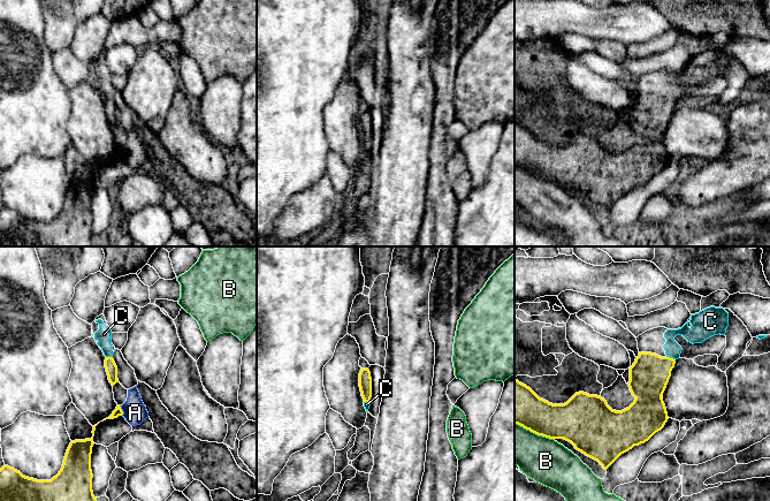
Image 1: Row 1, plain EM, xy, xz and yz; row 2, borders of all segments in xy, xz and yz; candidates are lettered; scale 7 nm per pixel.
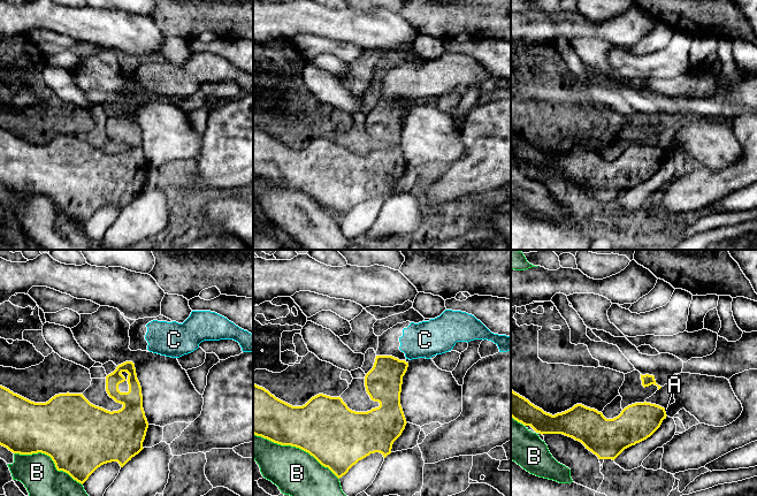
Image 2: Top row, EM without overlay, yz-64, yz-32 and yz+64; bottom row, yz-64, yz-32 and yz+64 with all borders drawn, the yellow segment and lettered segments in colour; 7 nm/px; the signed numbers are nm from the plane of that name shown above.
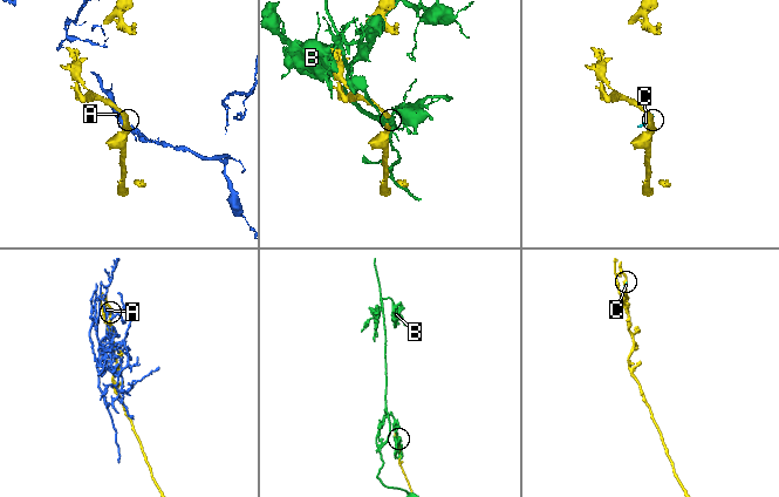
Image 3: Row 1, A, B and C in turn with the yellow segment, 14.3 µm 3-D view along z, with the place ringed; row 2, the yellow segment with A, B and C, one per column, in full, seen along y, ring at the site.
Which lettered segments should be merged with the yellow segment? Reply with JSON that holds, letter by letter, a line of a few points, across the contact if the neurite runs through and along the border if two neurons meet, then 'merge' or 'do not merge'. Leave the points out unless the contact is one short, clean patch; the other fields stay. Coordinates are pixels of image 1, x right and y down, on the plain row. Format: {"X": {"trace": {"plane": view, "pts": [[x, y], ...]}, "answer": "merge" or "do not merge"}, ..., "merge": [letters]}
{"A": {"trace": {"plane": "xy", "pts": [[119, 147], [122, 157]]}, "answer": "do not merge"}, "B": {"answer": "do not merge"}, "C": {"trace": {"plane": "yz", "pts": [[649, 116], [671, 100], [676, 74], [696, 76]]}, "answer": "merge"}, "merge": ["C"]}

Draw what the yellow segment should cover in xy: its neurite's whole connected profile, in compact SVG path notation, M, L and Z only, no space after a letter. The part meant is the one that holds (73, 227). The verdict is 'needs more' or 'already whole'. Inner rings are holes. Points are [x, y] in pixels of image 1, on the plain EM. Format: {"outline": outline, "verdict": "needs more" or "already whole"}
{"outline": "M93 179L71 183L61 212L51 222L37 222L3 207L0 246L97 246L92 233Z", "verdict": "already whole"}

